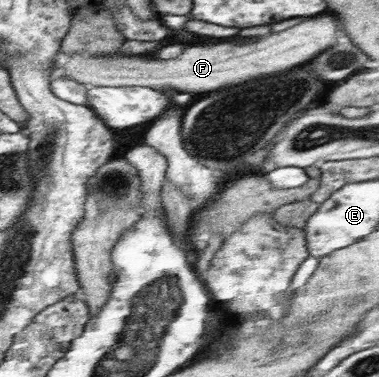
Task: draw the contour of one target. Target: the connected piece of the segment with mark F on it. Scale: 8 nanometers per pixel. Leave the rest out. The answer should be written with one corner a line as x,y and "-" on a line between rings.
317,16
257,40
249,38
243,42
219,42
219,44
195,46
195,48
189,46
187,50
182,50
178,58
170,60
155,58
145,60
138,58
138,55
125,56
119,52
97,56
93,50
73,54
58,51
53,61
54,66
51,67
52,78
70,78
85,86
87,90
93,87
147,87
162,92
169,98
178,92
203,94
203,92
235,86
263,74
283,72
310,61
309,58
313,58
321,50
335,44
337,30
339,30
339,22
335,18

